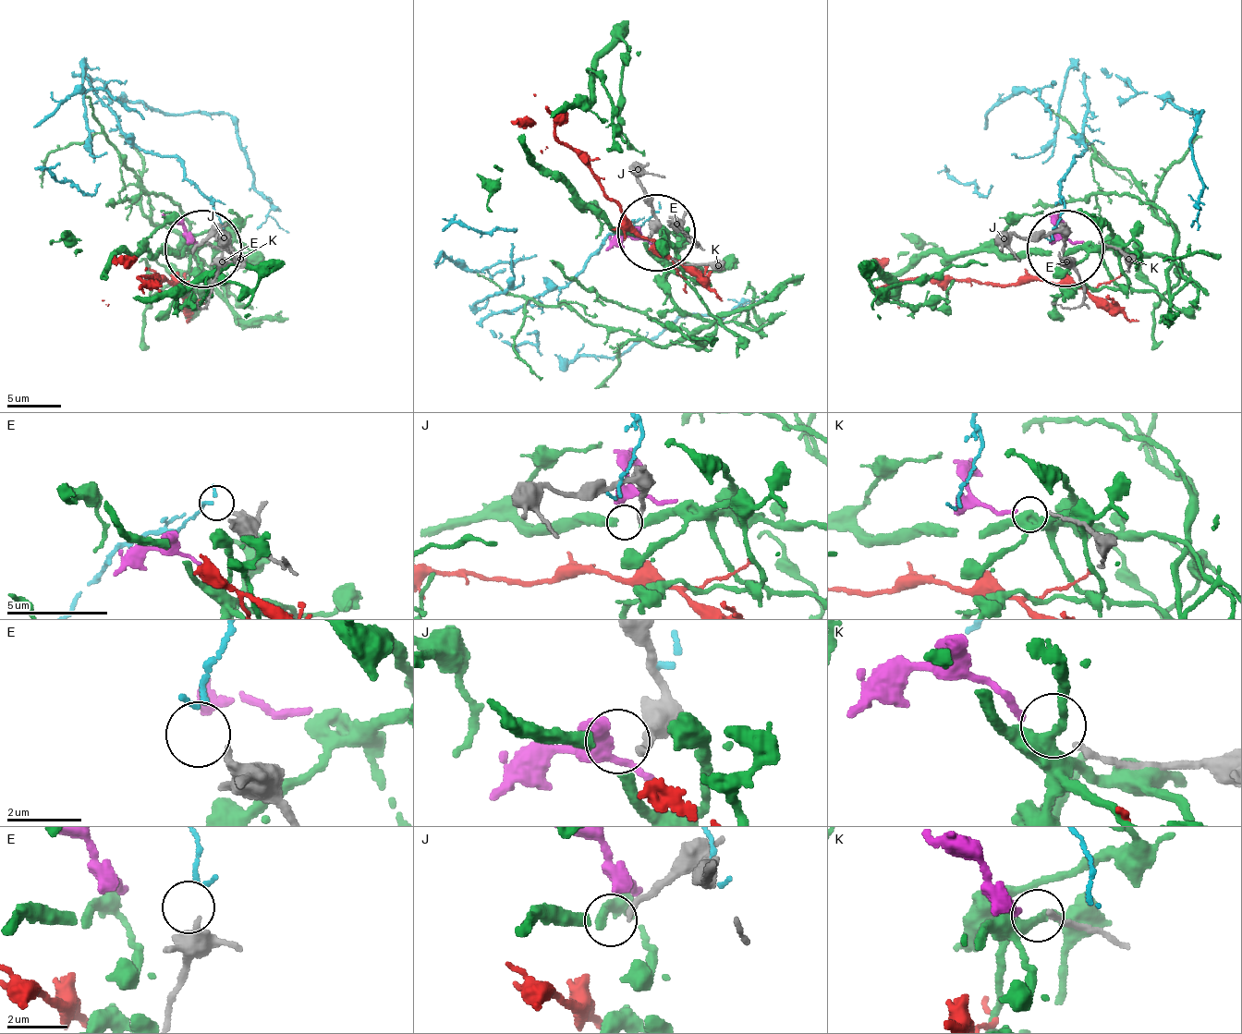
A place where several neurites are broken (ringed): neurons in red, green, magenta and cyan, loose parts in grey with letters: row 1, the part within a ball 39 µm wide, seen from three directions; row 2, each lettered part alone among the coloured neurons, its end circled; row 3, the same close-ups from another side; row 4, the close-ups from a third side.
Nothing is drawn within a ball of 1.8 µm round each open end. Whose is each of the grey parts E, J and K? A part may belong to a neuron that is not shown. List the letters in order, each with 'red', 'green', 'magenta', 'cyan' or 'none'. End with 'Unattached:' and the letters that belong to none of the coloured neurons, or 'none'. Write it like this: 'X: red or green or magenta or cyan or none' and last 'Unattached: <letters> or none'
E: none
J: green
K: magenta
Unattached: E

